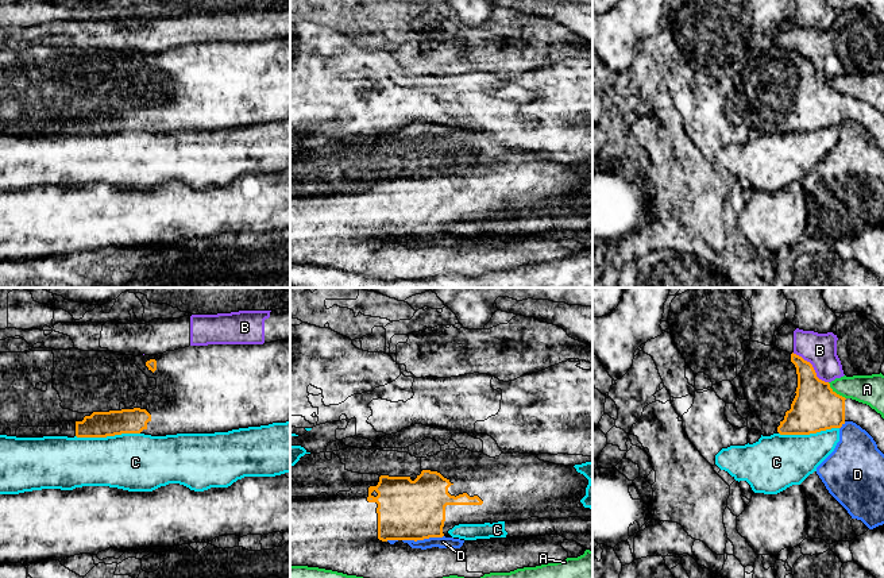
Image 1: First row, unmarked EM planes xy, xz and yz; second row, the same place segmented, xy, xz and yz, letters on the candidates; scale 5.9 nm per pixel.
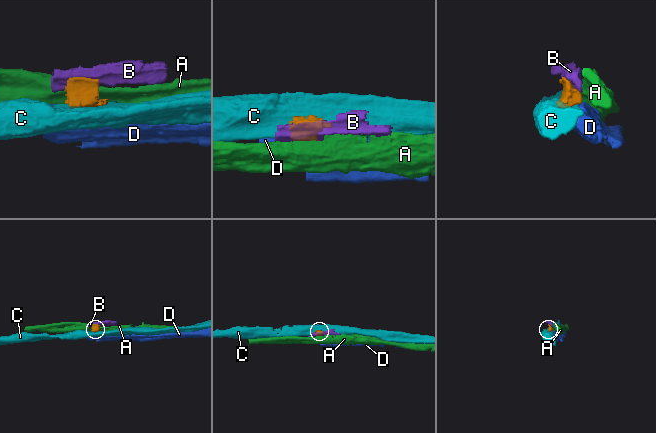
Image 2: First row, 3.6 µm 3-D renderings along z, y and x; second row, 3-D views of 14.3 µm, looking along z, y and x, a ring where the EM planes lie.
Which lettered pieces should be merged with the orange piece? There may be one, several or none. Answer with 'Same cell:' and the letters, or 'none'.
Same cell: none

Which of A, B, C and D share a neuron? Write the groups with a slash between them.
A / B / C / D

